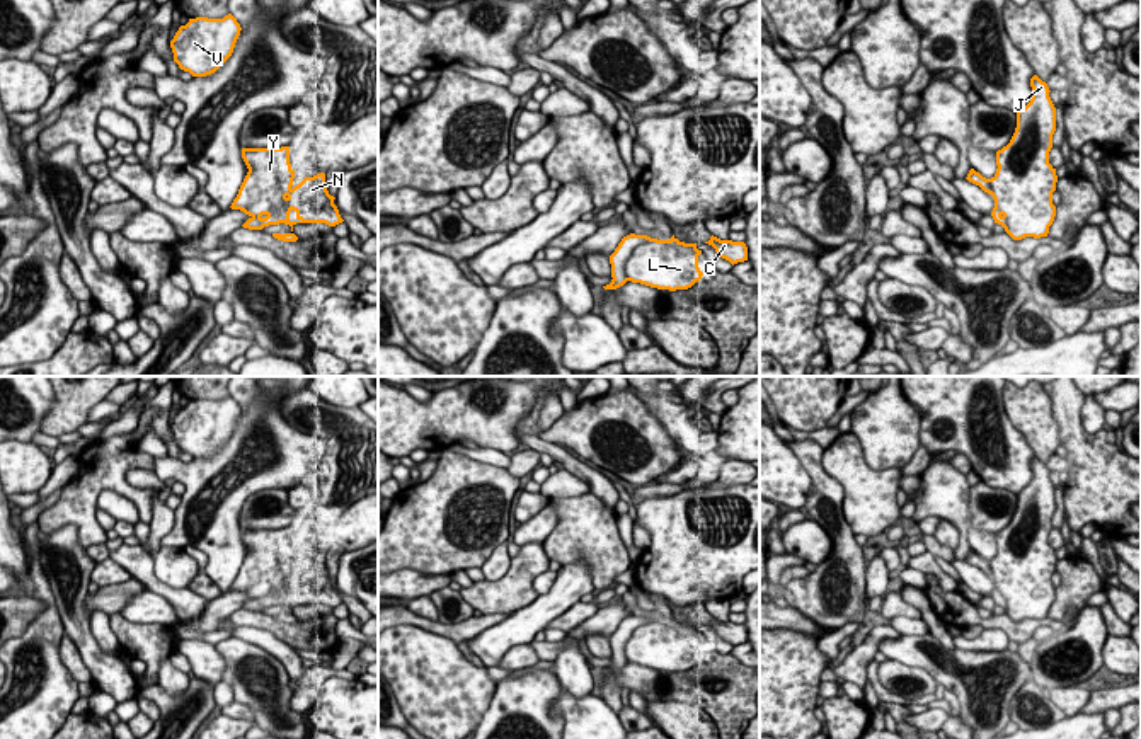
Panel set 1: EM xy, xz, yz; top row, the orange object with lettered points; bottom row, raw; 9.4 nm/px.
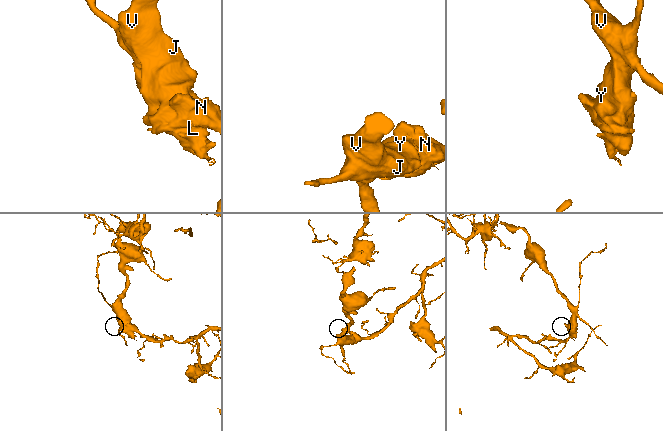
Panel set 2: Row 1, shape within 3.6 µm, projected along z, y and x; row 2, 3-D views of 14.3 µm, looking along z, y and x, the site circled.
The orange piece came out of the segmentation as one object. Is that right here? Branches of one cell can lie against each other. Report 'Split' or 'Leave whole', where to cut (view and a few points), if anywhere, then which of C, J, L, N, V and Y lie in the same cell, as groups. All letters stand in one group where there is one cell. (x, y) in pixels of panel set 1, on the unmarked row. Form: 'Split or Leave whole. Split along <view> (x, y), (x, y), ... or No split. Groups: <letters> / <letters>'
Split. Split along xz (649, 618), (625, 642), (625, 661). Groups: C N / J L V Y

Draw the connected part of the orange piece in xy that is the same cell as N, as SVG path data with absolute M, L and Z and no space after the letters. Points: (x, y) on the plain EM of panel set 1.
M322 553L305 559L295 567L279 591L269 594L266 599L249 599L242 608L249 611L262 611L272 604L325 604L335 608L344 601L334 581L327 572L325 555Z

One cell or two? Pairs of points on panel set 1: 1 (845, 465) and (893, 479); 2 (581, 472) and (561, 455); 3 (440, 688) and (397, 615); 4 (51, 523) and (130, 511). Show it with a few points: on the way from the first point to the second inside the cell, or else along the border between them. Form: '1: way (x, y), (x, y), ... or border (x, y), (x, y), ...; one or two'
1: way (857, 477), (881, 479); one
2: way (576, 467), (566, 458); one
3: border (395, 625), (419, 625), (443, 635); two
4: border (97, 496), (114, 491), (135, 506), (138, 516); two

